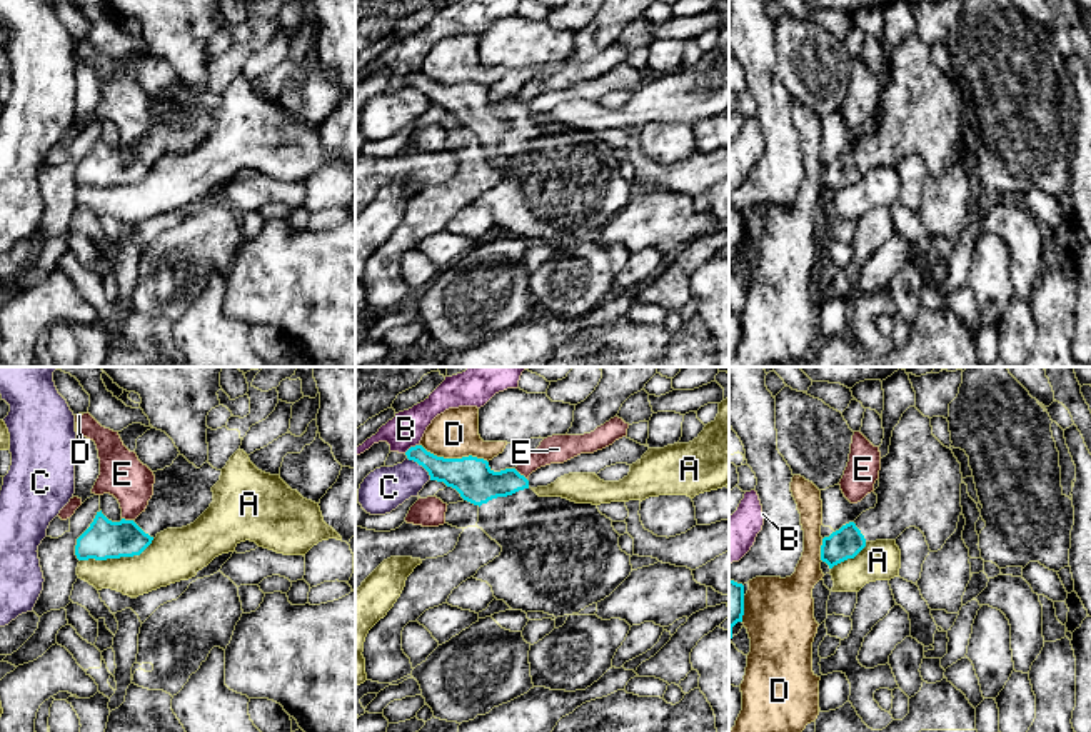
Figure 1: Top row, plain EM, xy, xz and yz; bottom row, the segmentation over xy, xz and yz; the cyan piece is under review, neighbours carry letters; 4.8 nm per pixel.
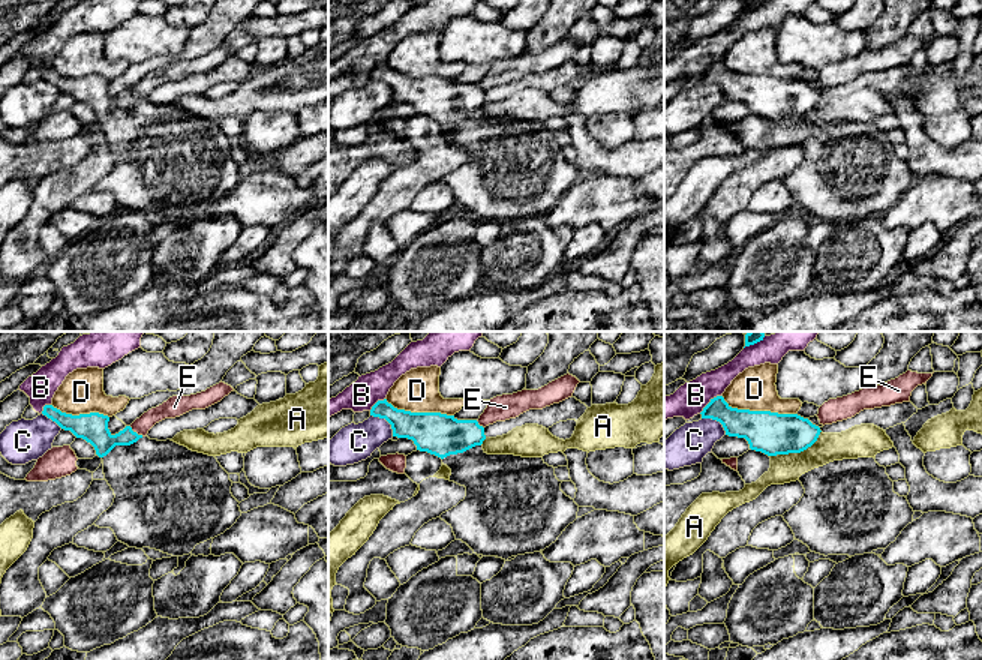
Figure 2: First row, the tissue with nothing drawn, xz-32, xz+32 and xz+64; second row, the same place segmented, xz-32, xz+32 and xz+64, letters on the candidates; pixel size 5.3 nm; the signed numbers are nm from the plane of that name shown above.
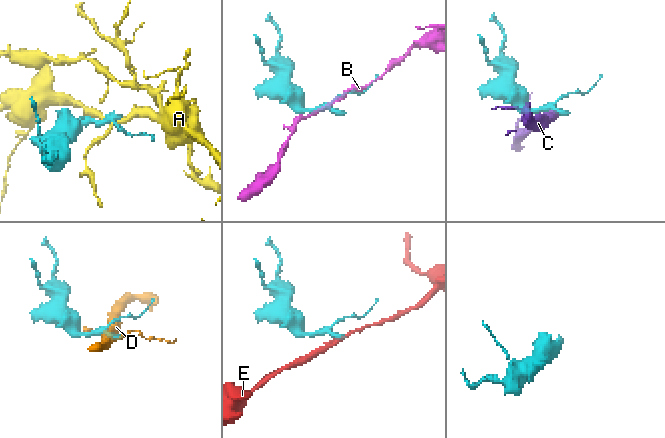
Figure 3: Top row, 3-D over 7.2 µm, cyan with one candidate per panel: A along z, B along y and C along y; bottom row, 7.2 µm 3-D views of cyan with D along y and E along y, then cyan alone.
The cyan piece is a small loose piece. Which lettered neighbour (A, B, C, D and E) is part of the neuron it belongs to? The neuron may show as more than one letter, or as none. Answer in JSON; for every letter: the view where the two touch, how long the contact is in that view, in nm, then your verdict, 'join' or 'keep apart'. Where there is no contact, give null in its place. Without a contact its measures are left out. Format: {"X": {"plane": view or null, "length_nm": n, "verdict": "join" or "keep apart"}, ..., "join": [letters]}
{"A": {"plane": "xy", "length_nm": 380, "verdict": "keep apart"}, "B": {"plane": "xz", "length_nm": 90, "verdict": "keep apart"}, "C": {"plane": "xz", "length_nm": 160, "verdict": "keep apart"}, "D": {"plane": "xz", "length_nm": 340, "verdict": "keep apart"}, "E": {"plane": "xz", "length_nm": 80, "verdict": "keep apart"}, "join": []}

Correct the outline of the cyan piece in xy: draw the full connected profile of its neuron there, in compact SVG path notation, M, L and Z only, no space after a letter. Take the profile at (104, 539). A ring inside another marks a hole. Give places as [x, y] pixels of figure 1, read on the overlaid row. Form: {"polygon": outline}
{"polygon": "M178 454L170 467L153 475L153 495L135 520L112 522L102 510L97 512L77 539L78 560L140 555L160 532L194 524L214 502L212 487L220 480L222 470L209 462L197 469Z"}

